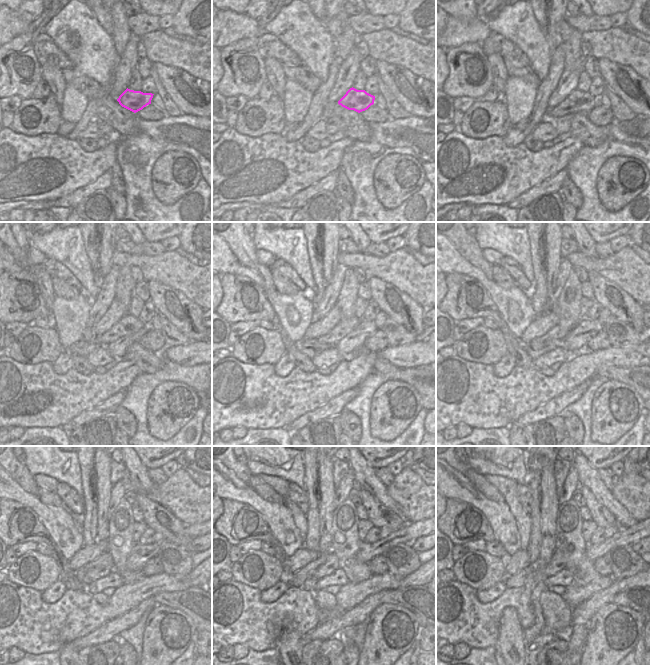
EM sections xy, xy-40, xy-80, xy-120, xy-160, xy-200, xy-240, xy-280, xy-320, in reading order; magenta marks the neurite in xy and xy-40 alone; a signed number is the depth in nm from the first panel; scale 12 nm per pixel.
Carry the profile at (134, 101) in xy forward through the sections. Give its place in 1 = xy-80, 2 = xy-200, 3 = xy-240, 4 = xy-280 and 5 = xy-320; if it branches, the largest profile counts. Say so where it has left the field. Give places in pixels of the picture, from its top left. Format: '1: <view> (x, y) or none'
1: xy-80 (577, 101)
2: xy-200 (549, 335)
3: xy-240 (104, 559)
4: xy-280 (296, 579)
5: xy-320 (517, 580)

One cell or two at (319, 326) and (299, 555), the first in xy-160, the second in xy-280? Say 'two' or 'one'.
one

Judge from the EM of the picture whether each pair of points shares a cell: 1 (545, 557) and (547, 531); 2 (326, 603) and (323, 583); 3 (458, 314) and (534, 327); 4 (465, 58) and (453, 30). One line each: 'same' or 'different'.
1: same
2: different
3: different
4: different

